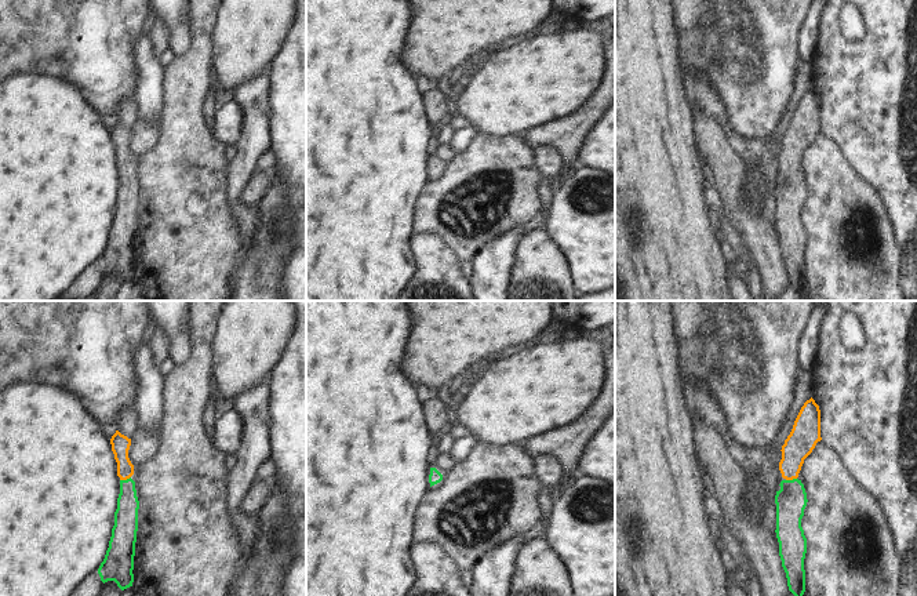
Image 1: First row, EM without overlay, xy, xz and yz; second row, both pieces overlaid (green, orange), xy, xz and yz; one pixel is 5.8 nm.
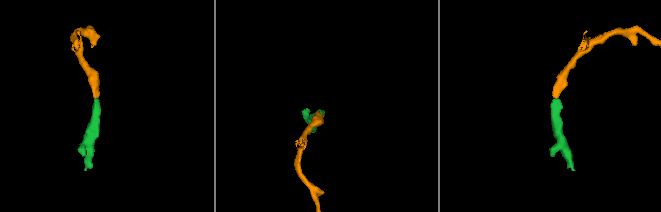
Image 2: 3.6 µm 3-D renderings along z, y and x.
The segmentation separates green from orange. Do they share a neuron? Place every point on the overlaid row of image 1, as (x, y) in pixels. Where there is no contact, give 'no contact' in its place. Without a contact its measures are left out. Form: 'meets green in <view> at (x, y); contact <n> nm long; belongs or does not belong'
meets green in xy at (124, 480); contact 70 nm long; belongs

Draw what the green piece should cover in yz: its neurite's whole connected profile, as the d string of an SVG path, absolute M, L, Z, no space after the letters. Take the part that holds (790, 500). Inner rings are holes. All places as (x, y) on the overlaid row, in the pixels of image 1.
M811 397L801 407L793 429L782 446L779 470L783 480L776 491L776 538L779 556L786 573L789 590L794 596L805 592L804 559L807 553L807 538L801 527L801 519L807 506L807 493L798 473L804 459L820 441L820 410Z

